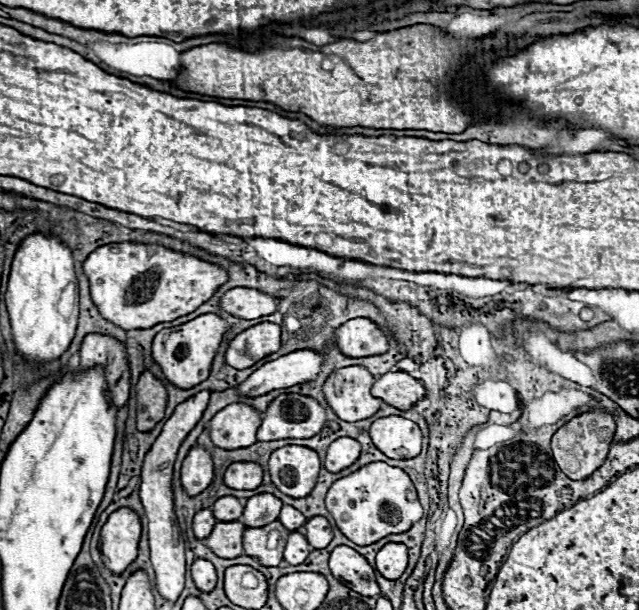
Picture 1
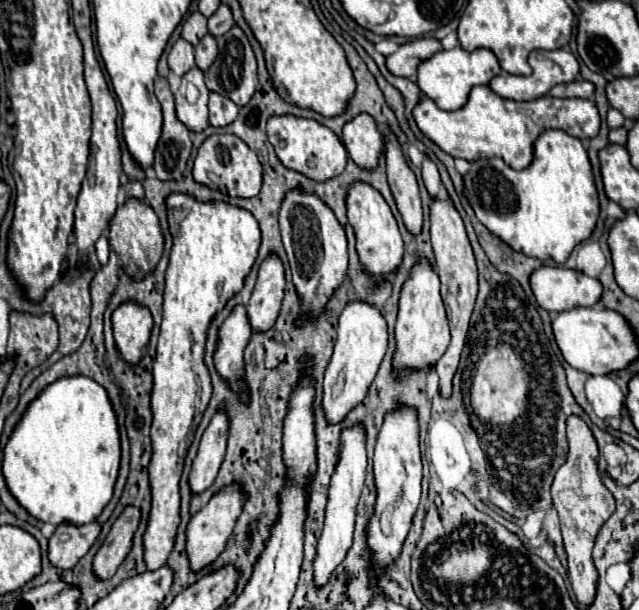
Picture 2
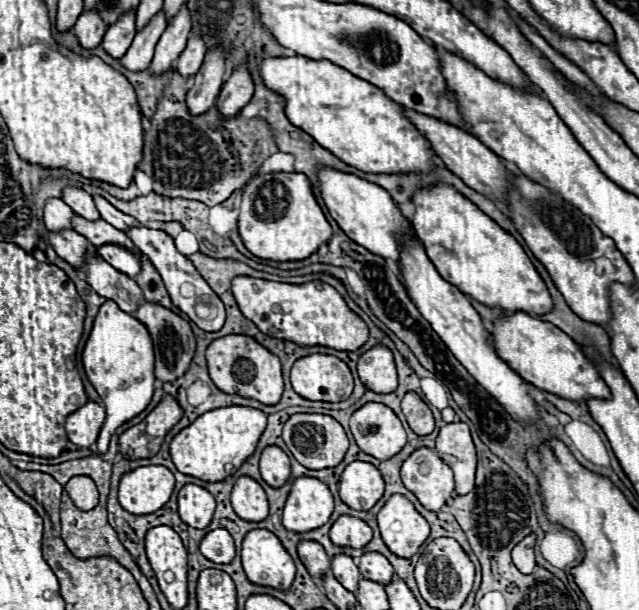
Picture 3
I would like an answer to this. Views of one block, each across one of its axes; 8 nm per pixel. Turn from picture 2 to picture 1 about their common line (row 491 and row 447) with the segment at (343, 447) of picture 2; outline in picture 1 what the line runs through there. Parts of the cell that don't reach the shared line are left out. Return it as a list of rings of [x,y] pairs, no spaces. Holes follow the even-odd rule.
[[[338,438],[338,440],[334,440],[330,444],[324,466],[330,472],[340,472],[340,470],[352,466],[358,460],[360,452],[362,452],[362,446],[360,446],[358,440],[354,440],[354,438]]]

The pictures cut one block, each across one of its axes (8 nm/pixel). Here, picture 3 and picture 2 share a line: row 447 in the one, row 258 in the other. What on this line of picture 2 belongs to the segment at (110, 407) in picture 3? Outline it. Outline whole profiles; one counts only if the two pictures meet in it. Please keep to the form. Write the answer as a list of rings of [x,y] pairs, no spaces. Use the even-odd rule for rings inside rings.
[[[102,236],[98,242],[96,242],[96,258],[98,262],[104,266],[108,262],[108,254],[110,254],[110,242],[106,236]]]

